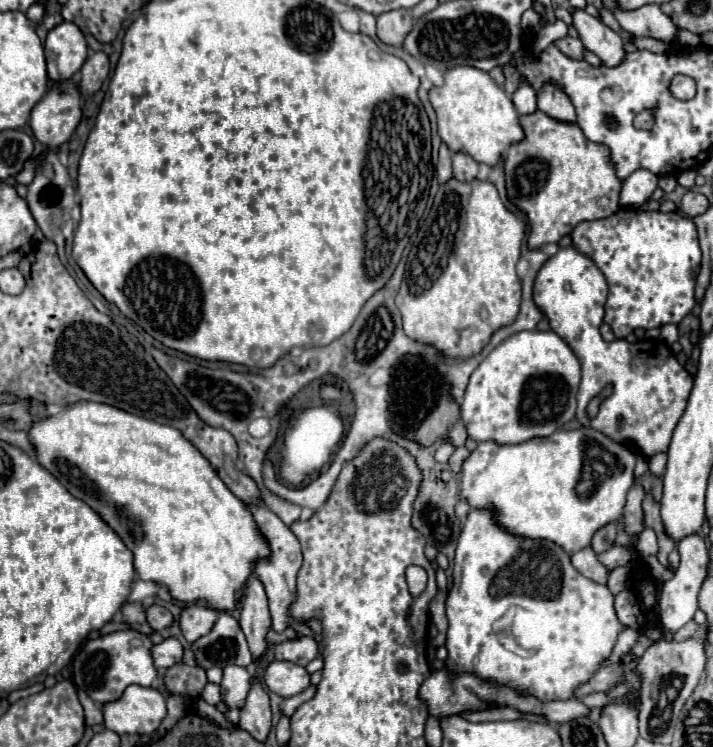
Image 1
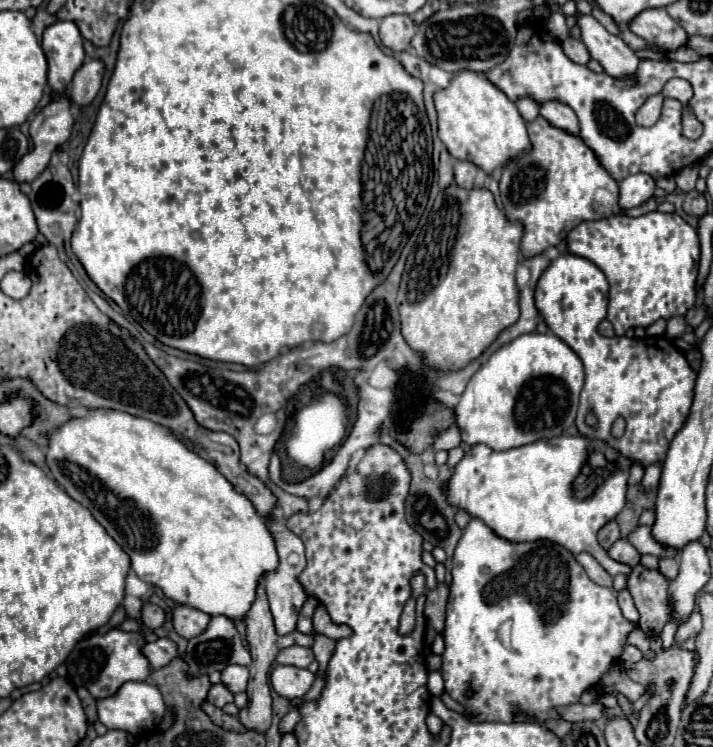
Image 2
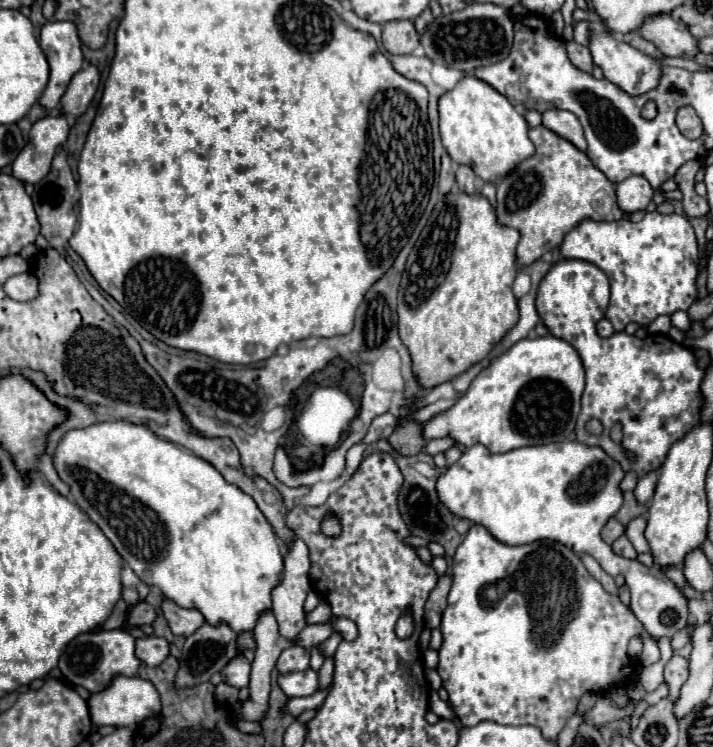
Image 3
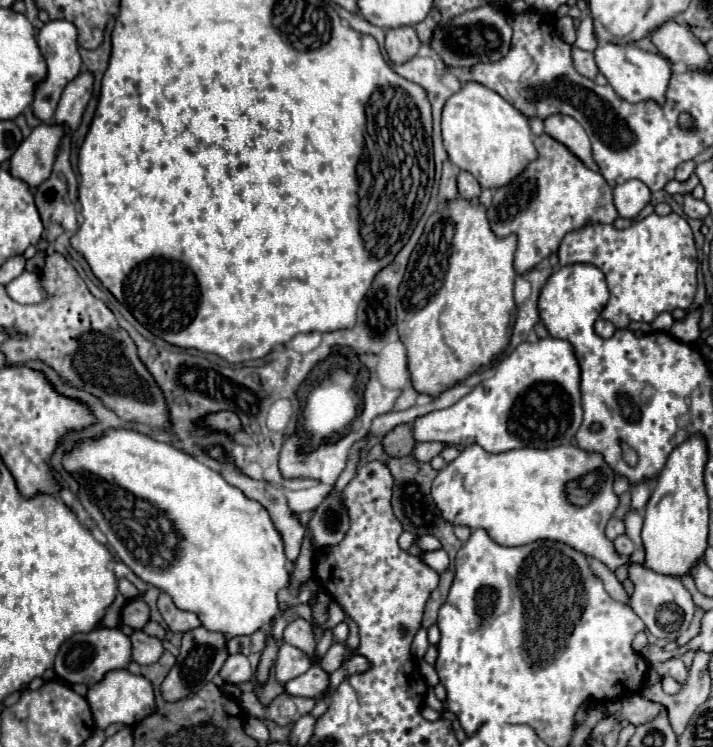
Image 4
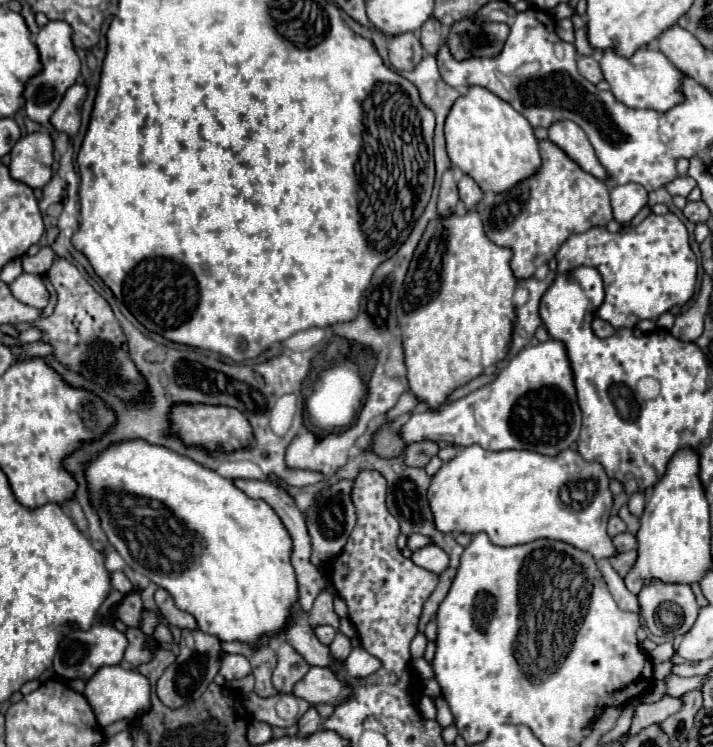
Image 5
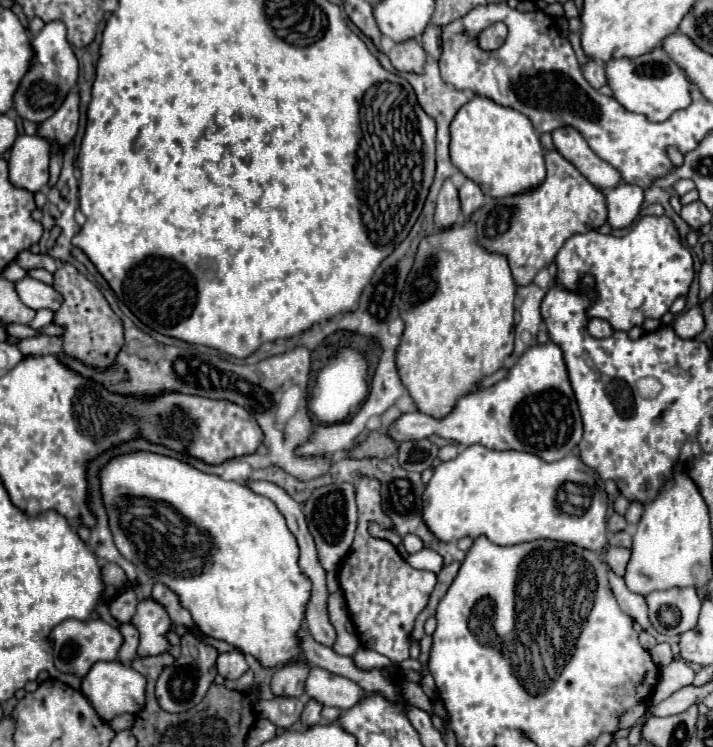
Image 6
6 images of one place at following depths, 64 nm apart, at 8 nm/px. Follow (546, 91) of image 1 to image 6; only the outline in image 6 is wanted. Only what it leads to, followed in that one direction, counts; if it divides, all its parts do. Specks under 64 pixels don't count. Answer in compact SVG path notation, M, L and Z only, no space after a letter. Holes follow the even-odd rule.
M558 128L556 132L552 132L552 138L556 144L556 150L568 162L572 162L582 172L582 176L596 188L600 186L616 188L618 184L622 184L620 172L612 168L612 164L600 160L588 148L588 142L580 136L580 132L576 132L574 128Z

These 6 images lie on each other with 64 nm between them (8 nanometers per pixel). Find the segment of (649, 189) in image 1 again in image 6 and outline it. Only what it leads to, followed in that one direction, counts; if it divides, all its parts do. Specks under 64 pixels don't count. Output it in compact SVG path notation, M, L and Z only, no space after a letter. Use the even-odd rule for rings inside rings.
M620 184L606 192L608 206L608 224L610 228L626 228L634 222L640 212L640 204L644 200L644 192L634 184Z

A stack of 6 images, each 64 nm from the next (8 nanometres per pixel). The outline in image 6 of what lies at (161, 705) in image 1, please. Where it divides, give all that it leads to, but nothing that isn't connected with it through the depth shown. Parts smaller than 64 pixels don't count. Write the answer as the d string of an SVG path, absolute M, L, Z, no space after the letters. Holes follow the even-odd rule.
M118 660L112 662L96 662L90 672L82 678L82 692L84 696L88 696L90 704L96 708L96 712L104 718L104 720L112 720L118 714L130 712L136 714L142 706L144 706L144 686L146 680L142 674L138 674L136 670L124 666Z

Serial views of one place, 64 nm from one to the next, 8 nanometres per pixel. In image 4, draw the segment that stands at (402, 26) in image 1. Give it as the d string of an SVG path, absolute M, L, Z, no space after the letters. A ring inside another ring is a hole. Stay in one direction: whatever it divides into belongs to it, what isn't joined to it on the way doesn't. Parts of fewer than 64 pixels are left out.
M394 28L386 30L386 52L394 64L404 64L412 60L420 50L420 40L414 28Z

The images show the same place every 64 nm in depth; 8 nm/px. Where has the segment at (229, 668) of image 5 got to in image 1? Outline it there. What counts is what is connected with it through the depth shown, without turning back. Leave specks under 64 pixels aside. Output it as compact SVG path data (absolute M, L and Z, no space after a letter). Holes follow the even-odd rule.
M242 666L224 668L224 678L220 682L224 692L224 702L228 708L242 708L246 694L250 690L250 674Z

